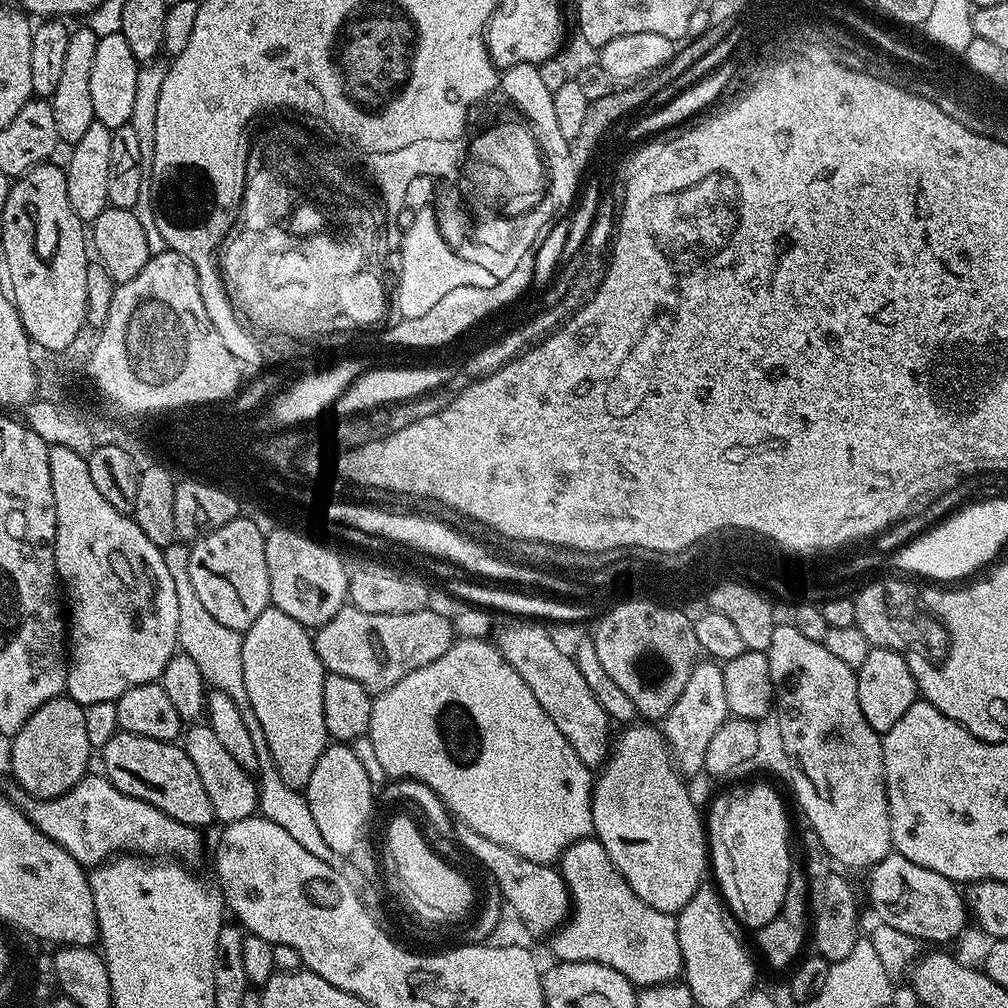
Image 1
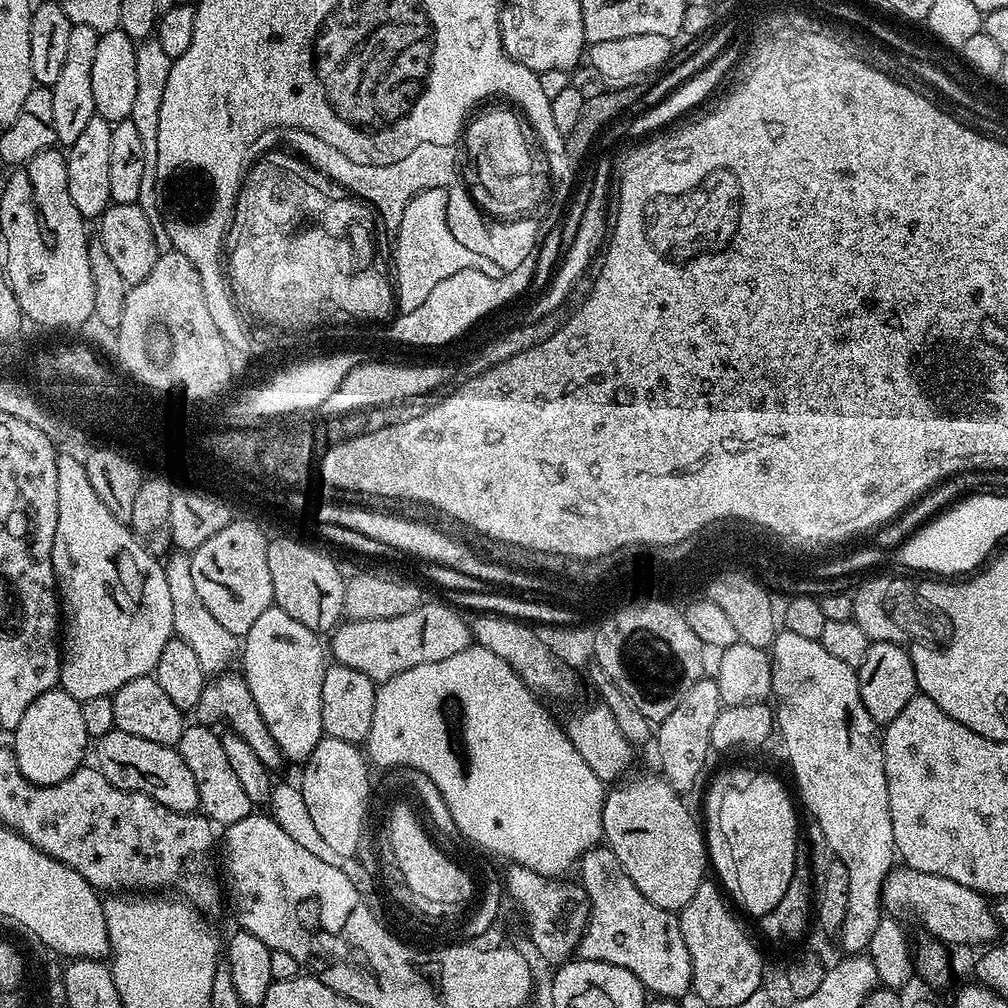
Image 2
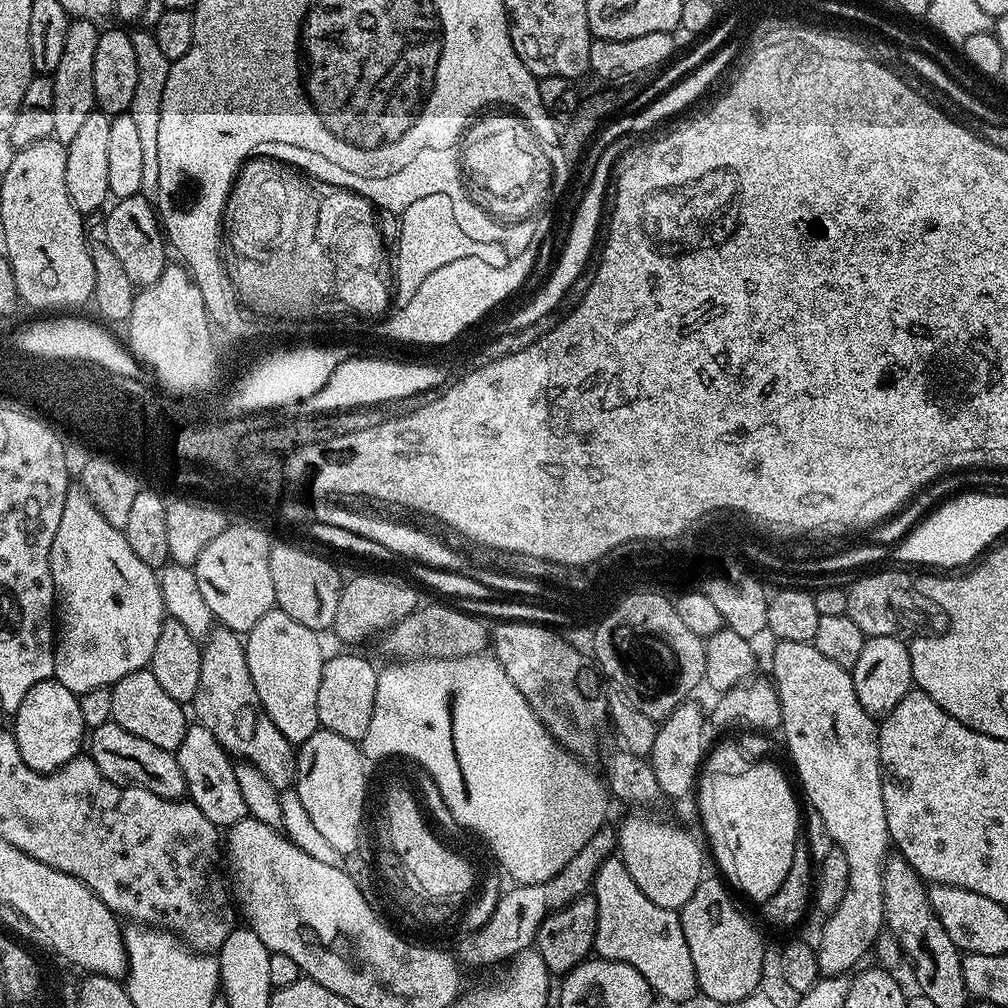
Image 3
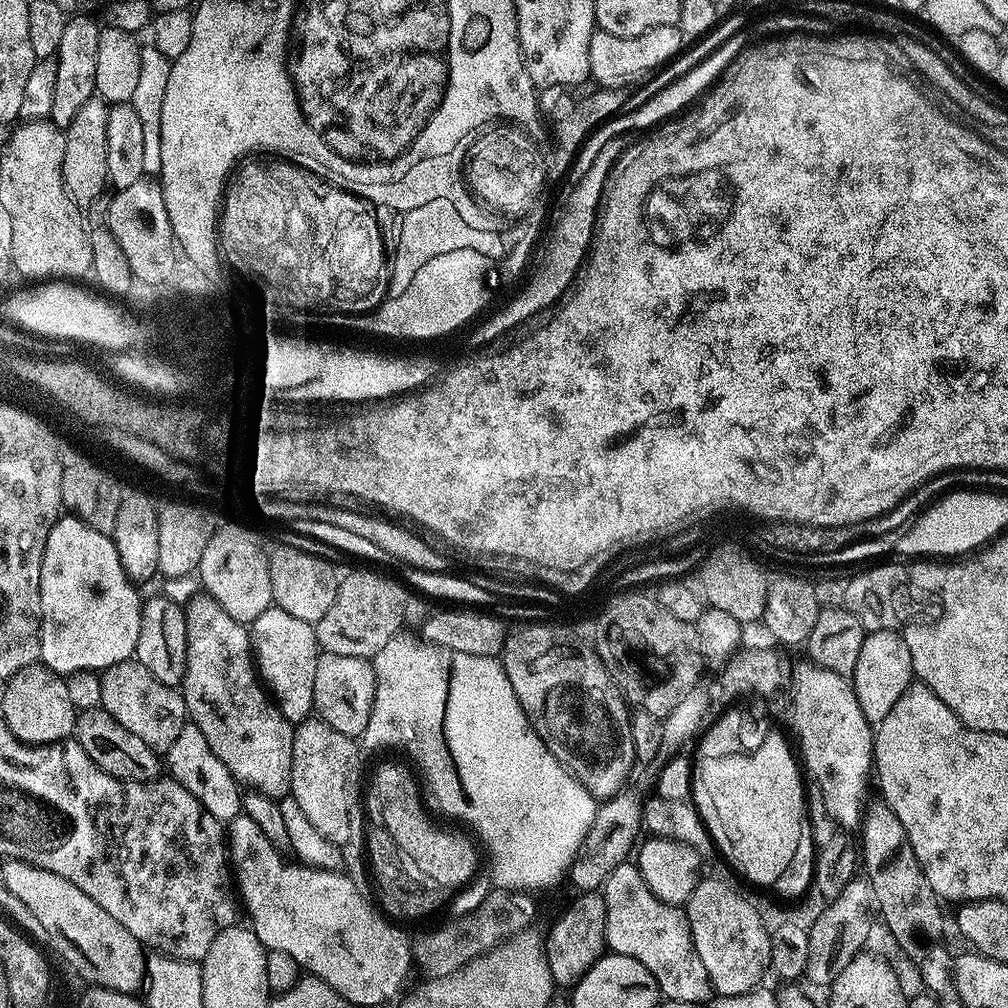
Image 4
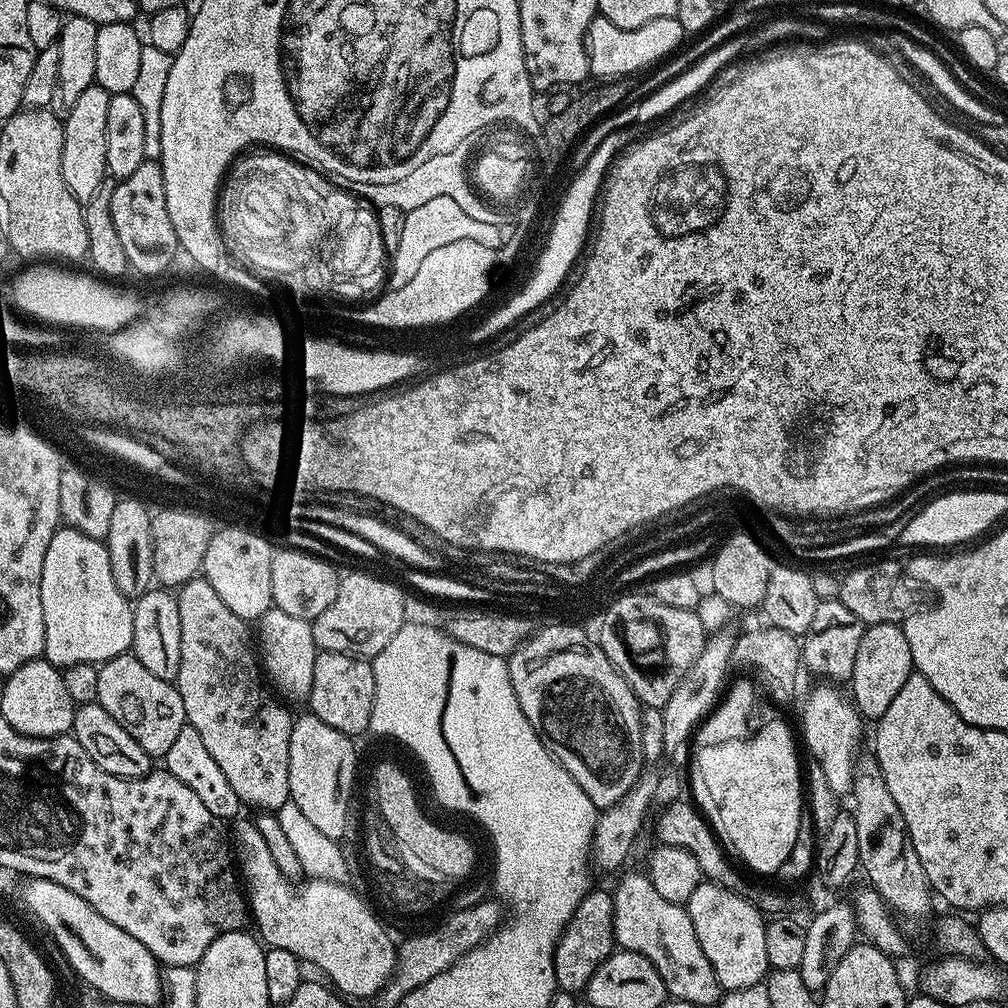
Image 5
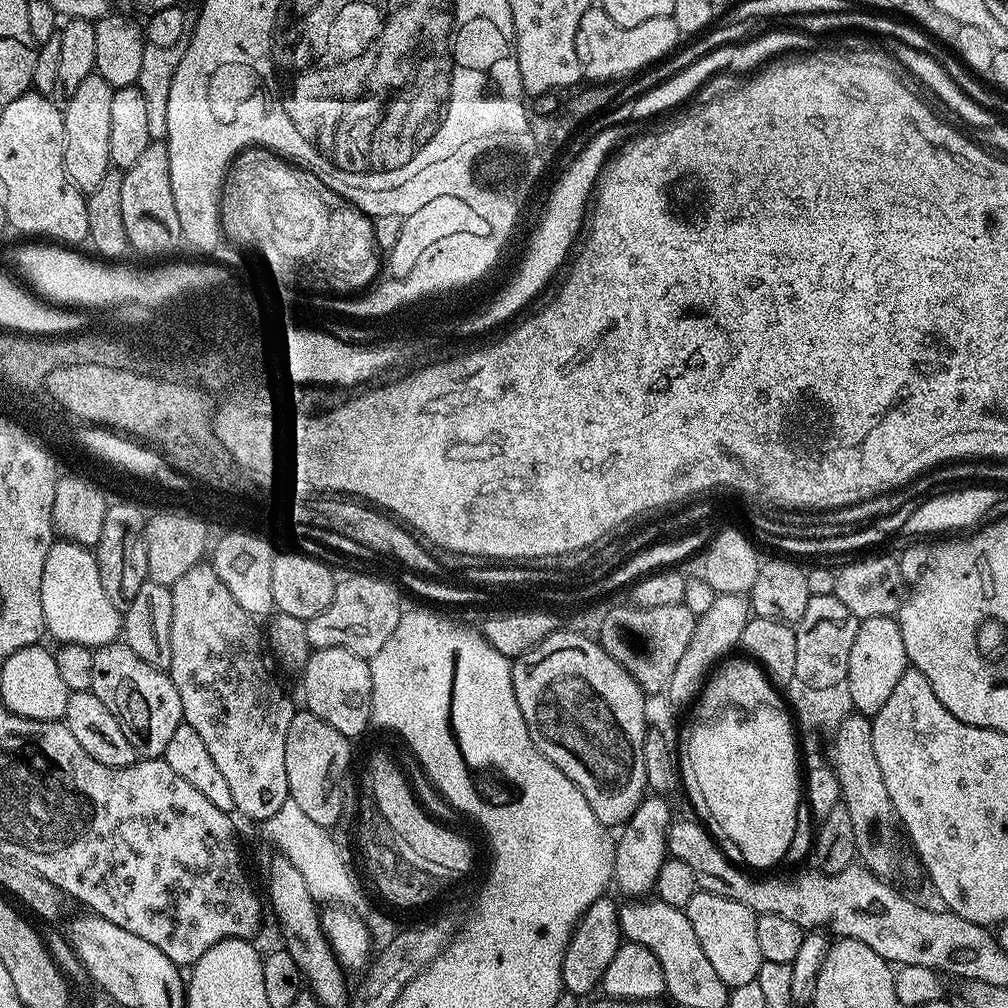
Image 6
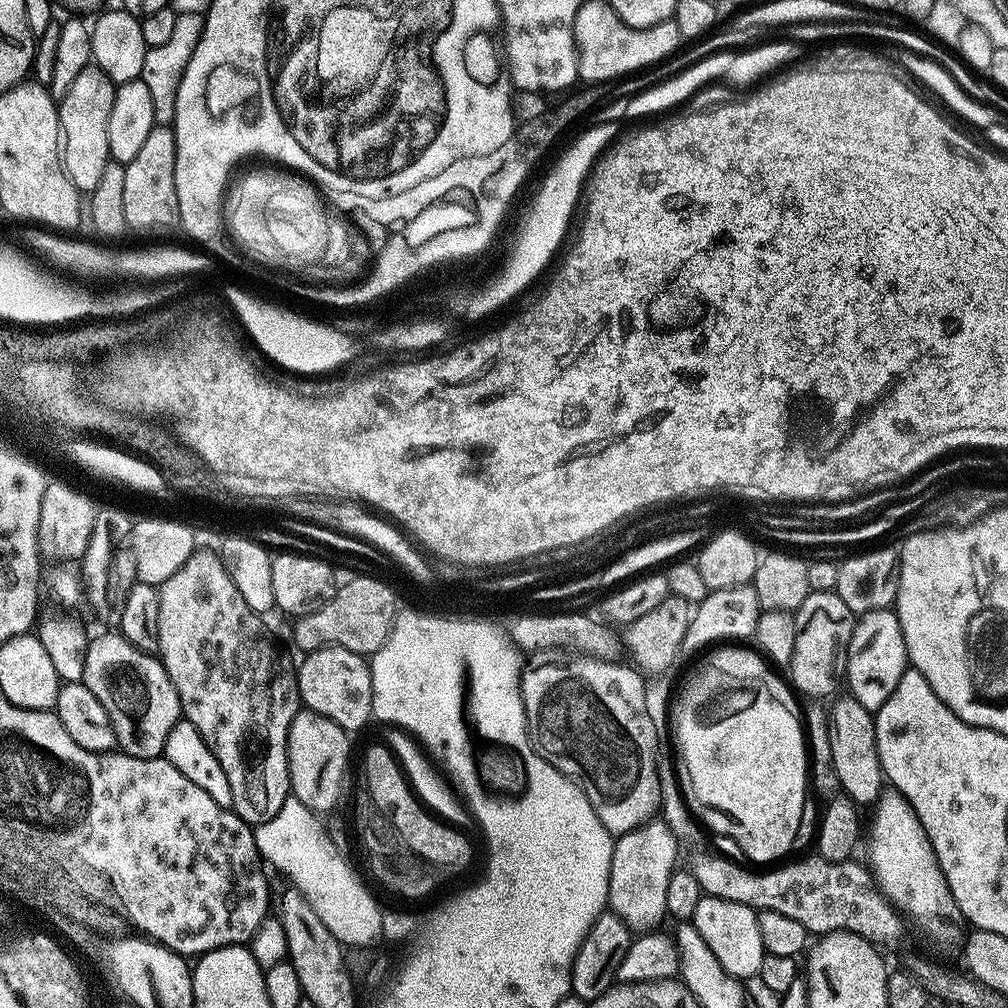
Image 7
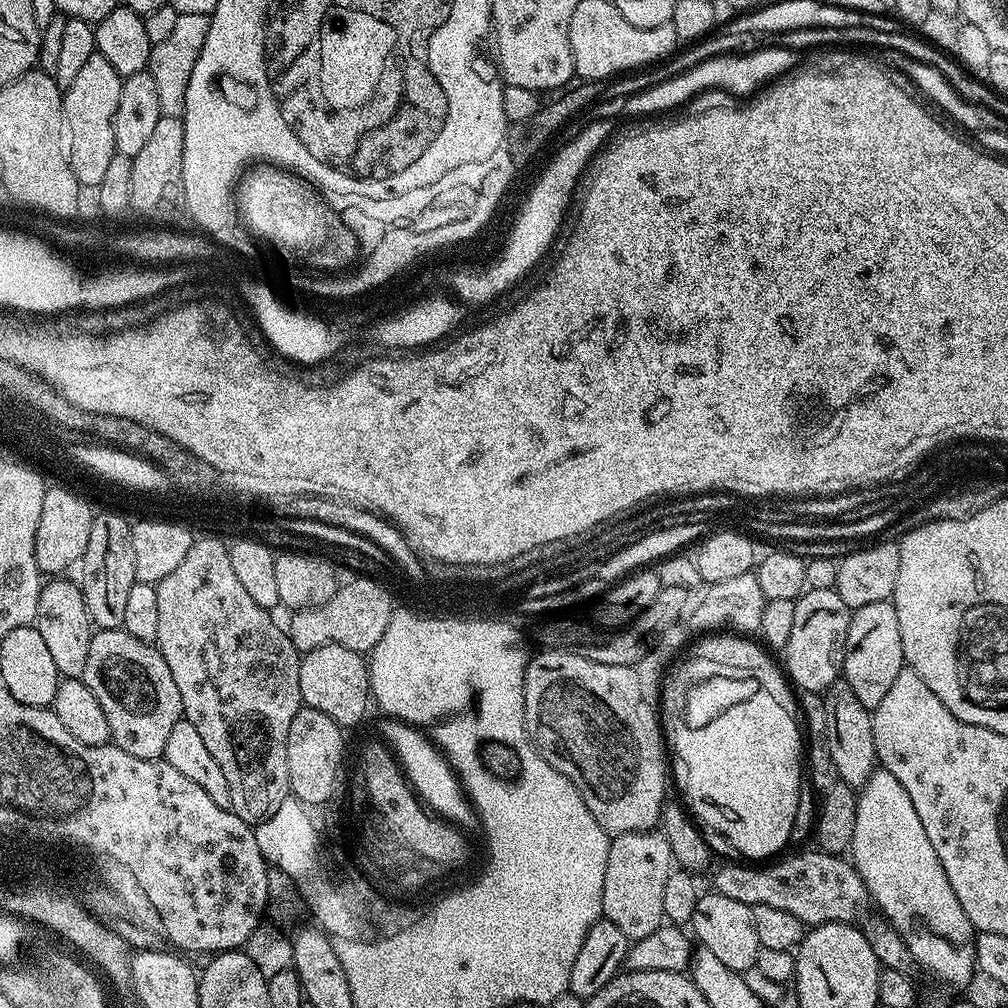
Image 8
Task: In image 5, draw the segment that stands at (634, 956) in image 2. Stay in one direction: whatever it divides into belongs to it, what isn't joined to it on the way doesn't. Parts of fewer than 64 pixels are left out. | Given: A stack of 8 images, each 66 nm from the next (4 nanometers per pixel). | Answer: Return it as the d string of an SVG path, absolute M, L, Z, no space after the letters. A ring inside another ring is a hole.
M643 871L628 872L616 888L611 889L614 908L614 934L616 944L626 951L642 954L662 974L662 982L666 986L669 997L673 1000L694 1002L697 1006L715 1005L722 995L722 989L706 954L702 954L702 946L698 942L698 934L694 934L694 922L690 922L690 914L683 904L670 902L670 898L662 898L658 890L654 890L654 882Z

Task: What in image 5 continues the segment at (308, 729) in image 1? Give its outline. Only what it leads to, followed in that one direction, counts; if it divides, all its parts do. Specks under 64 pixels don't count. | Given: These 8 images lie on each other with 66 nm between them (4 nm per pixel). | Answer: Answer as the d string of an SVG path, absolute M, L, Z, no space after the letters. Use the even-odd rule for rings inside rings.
M278 607L260 617L256 629L260 658L271 683L288 698L307 699L313 685L314 662L318 651L313 640L311 621L295 618Z

